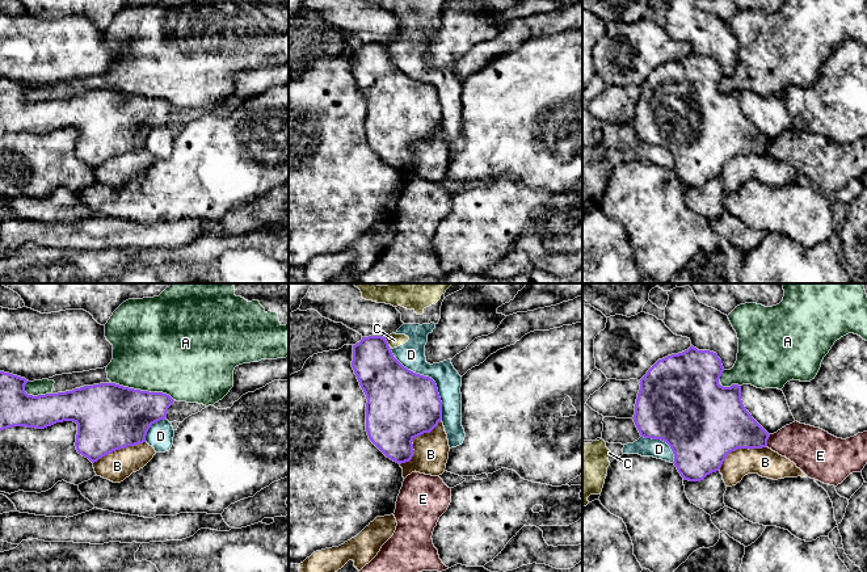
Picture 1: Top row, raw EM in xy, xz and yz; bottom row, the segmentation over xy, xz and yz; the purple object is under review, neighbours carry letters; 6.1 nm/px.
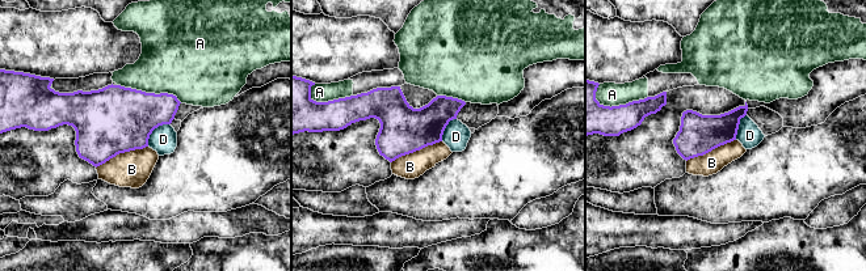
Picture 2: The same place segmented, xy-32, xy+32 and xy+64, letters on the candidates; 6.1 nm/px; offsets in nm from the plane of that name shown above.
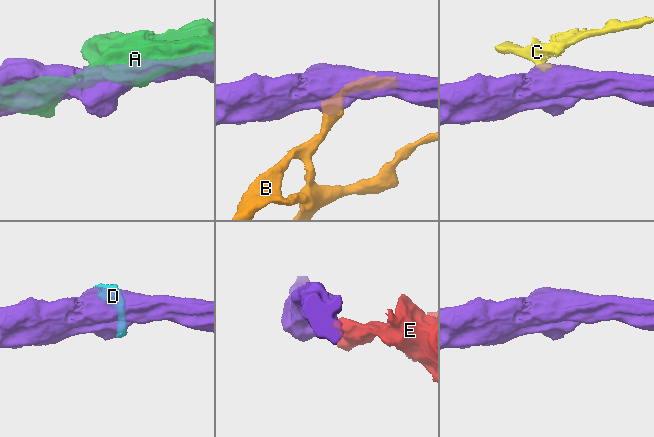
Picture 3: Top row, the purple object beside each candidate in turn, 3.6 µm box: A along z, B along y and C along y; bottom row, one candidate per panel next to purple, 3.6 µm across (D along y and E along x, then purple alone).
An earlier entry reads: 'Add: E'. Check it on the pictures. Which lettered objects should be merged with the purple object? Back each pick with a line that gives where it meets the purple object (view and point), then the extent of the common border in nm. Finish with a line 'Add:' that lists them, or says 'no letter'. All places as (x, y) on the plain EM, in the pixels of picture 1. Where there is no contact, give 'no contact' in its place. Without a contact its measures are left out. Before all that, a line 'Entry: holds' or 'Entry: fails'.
Entry: fails
Add: no letter

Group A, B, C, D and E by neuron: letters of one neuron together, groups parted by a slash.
A / B / C D / E

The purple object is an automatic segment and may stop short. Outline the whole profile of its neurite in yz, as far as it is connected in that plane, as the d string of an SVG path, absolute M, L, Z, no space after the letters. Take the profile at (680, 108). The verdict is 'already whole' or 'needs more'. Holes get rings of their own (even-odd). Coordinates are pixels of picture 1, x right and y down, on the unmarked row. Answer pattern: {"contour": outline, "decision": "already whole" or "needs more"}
{"contour": "M693 51L678 60L658 66L640 85L635 110L634 129L644 144L666 148L674 160L674 172L689 188L700 188L720 176L727 161L737 155L762 155L770 140L752 123L741 106L741 92L723 93L719 85L724 77L721 66L710 56L698 56Z", "decision": "already whole"}

